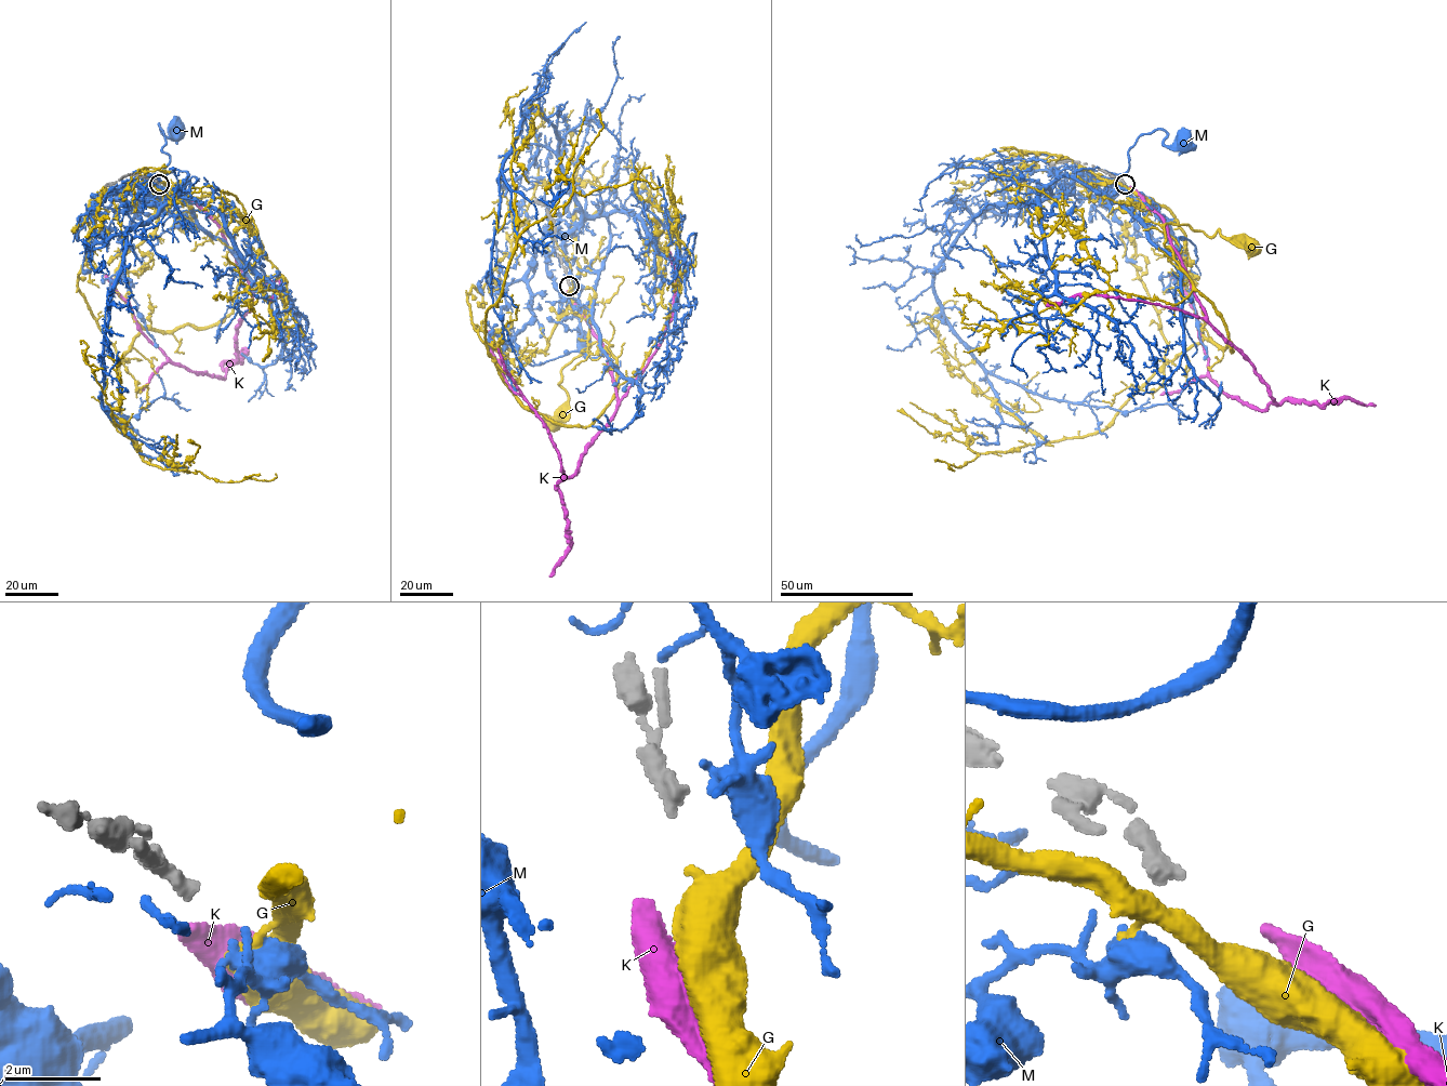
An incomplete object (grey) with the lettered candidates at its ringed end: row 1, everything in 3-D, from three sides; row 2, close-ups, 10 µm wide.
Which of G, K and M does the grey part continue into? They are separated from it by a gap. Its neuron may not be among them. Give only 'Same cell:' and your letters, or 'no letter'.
Same cell: no letter

